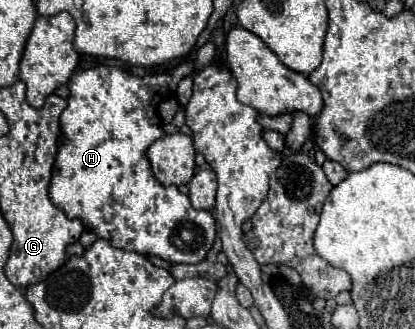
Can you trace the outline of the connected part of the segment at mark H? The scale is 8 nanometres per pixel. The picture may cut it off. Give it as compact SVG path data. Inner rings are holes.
M181 62L169 74L161 72L143 78L107 64L89 70L77 68L69 80L69 106L61 114L61 130L65 134L65 140L59 146L49 188L49 196L55 206L59 206L69 218L83 220L87 228L91 228L99 238L107 240L115 248L139 254L153 254L171 264L201 262L215 240L215 220L211 212L195 210L189 196L181 194L177 186L161 186L153 178L149 162L145 158L145 150L165 134L163 124L157 116L157 104L163 100L159 88L179 84L179 80L189 76L191 72L195 72L193 62Z

